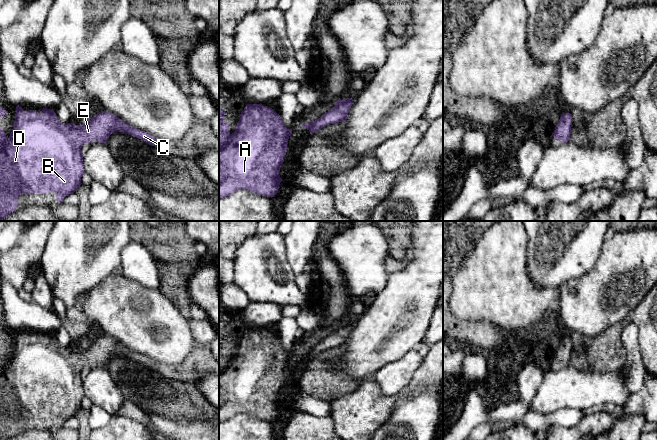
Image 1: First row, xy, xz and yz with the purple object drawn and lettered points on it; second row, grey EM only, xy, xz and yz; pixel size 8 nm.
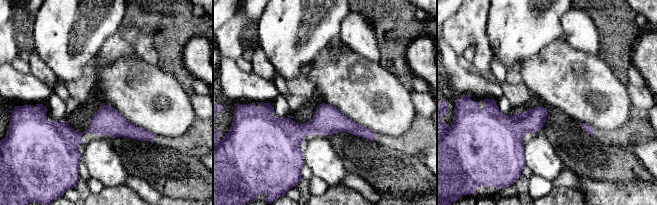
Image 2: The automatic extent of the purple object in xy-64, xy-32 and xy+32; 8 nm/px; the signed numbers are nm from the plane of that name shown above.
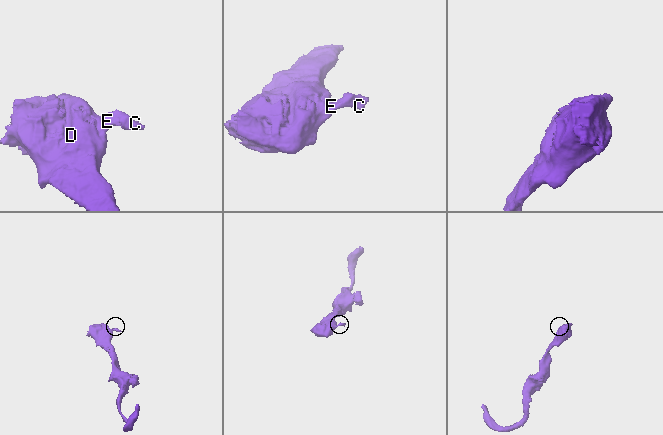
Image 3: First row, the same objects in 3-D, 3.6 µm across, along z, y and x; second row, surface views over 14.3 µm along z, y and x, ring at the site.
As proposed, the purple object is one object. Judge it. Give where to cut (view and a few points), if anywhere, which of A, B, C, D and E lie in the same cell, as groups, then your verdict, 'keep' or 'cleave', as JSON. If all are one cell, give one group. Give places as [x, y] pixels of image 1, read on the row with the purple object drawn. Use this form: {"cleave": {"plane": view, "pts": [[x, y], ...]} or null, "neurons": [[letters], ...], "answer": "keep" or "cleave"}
{"cleave": null, "neurons": [["A", "B", "C", "D", "E"]], "answer": "keep"}

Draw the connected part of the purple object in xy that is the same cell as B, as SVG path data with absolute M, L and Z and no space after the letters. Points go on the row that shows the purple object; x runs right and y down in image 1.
M16 106L14 127L9 137L5 135L4 129L0 128L0 221L16 210L17 198L26 193L47 194L56 193L56 200L60 203L63 199L82 184L81 177L85 173L83 165L83 155L81 148L85 143L100 142L105 143L109 136L115 132L123 132L143 140L154 146L155 137L140 129L134 128L118 118L114 114L103 111L93 115L93 118L81 125L74 123L62 123L58 120L53 109L43 108L39 115L36 110L23 111L21 106Z

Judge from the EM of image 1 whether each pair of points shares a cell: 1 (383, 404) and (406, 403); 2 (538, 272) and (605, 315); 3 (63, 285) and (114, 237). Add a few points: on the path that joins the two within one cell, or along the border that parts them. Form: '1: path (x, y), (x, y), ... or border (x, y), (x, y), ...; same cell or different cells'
1: border (416, 392), (401, 395), (382, 423); different cells
2: border (582, 275), (566, 281), (558, 289); different cells
3: path (76, 272), (102, 248); same cell

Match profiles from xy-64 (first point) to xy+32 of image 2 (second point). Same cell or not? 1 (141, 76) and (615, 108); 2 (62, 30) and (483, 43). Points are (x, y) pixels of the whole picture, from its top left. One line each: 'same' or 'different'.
1: same
2: different

